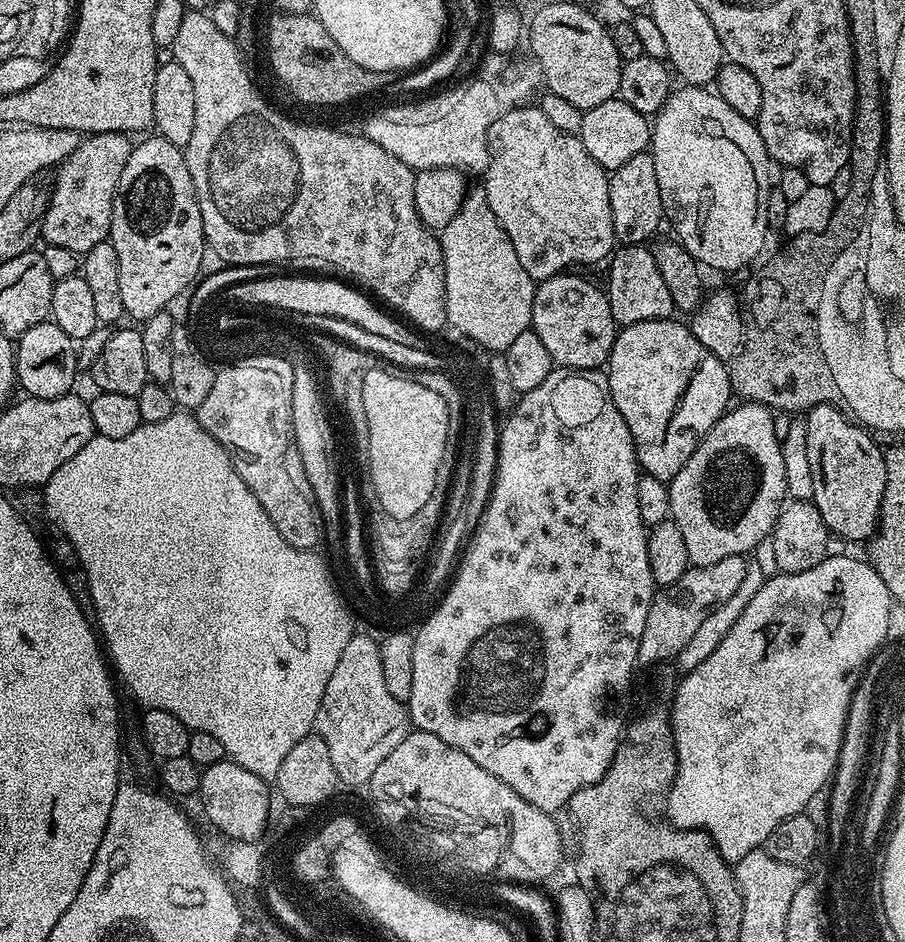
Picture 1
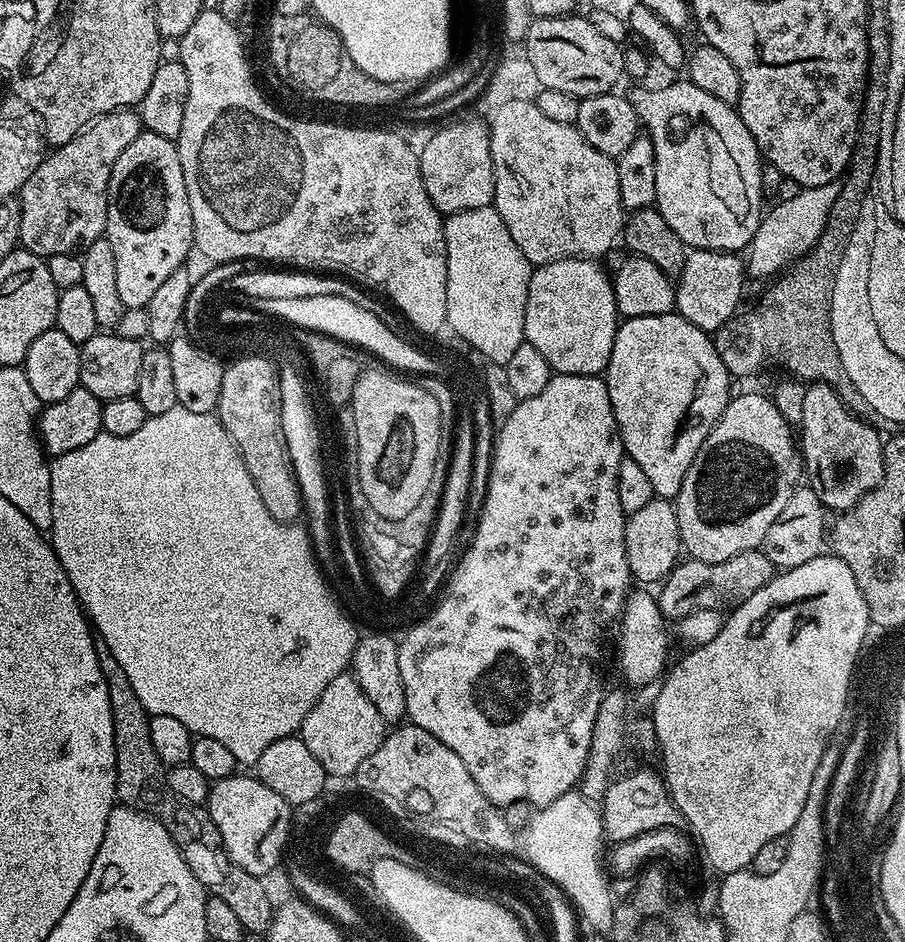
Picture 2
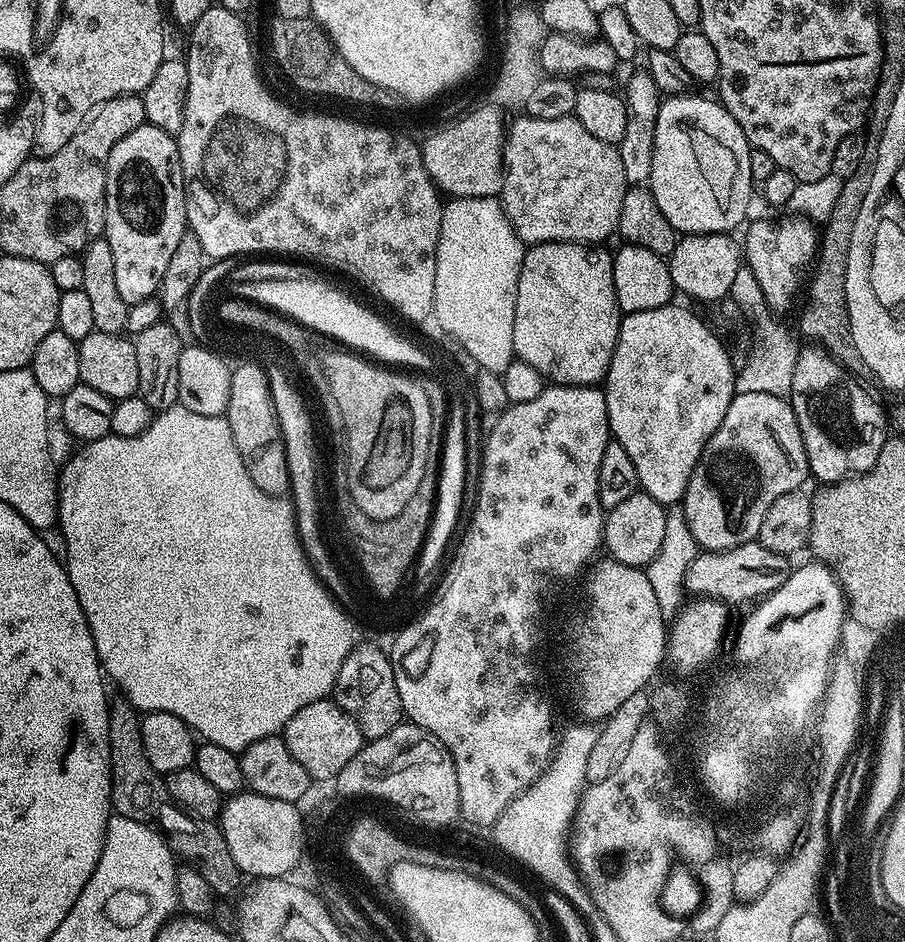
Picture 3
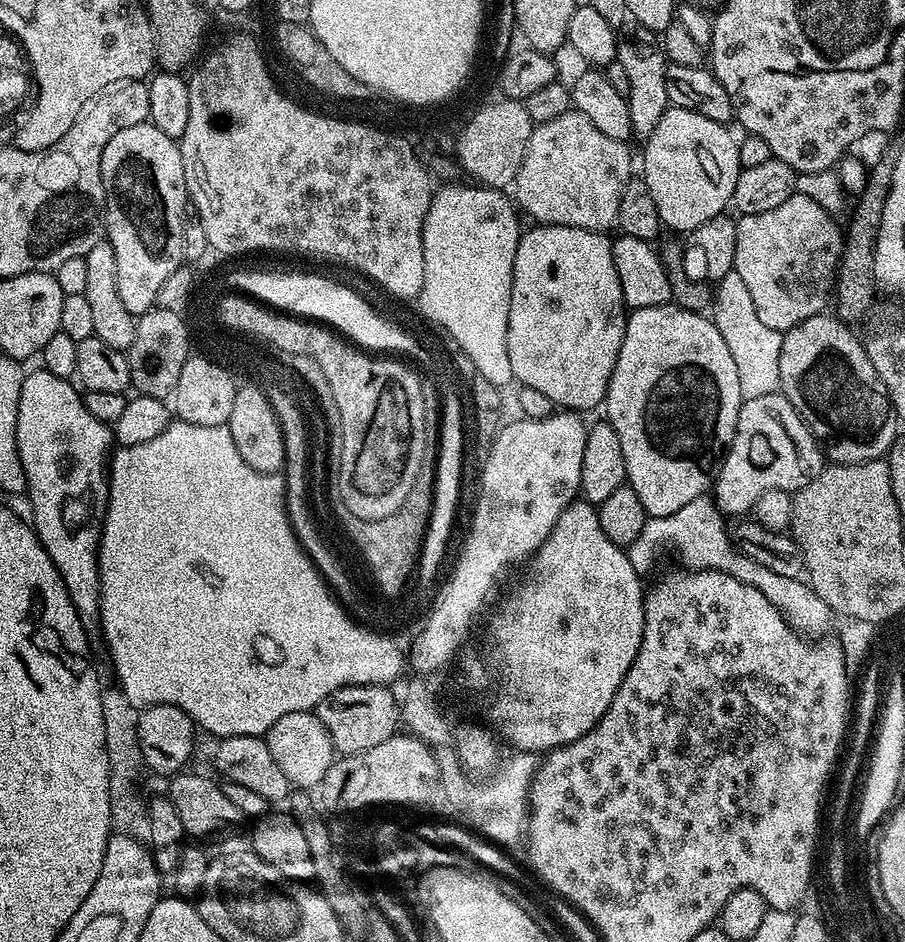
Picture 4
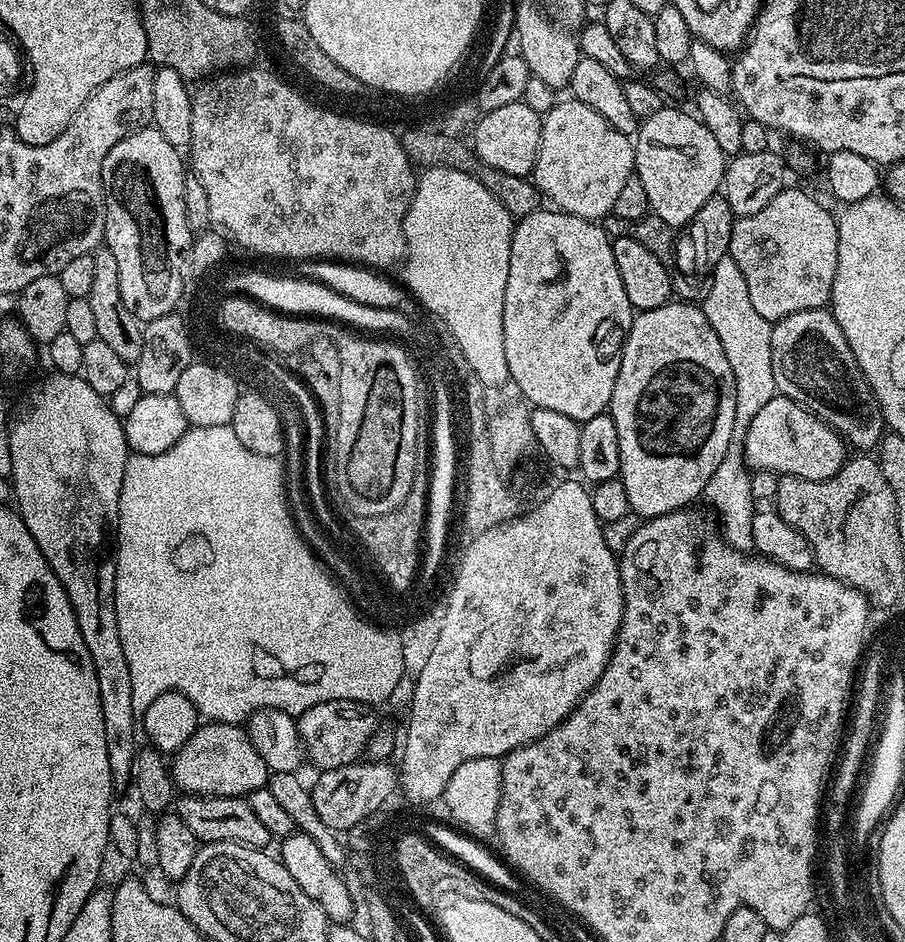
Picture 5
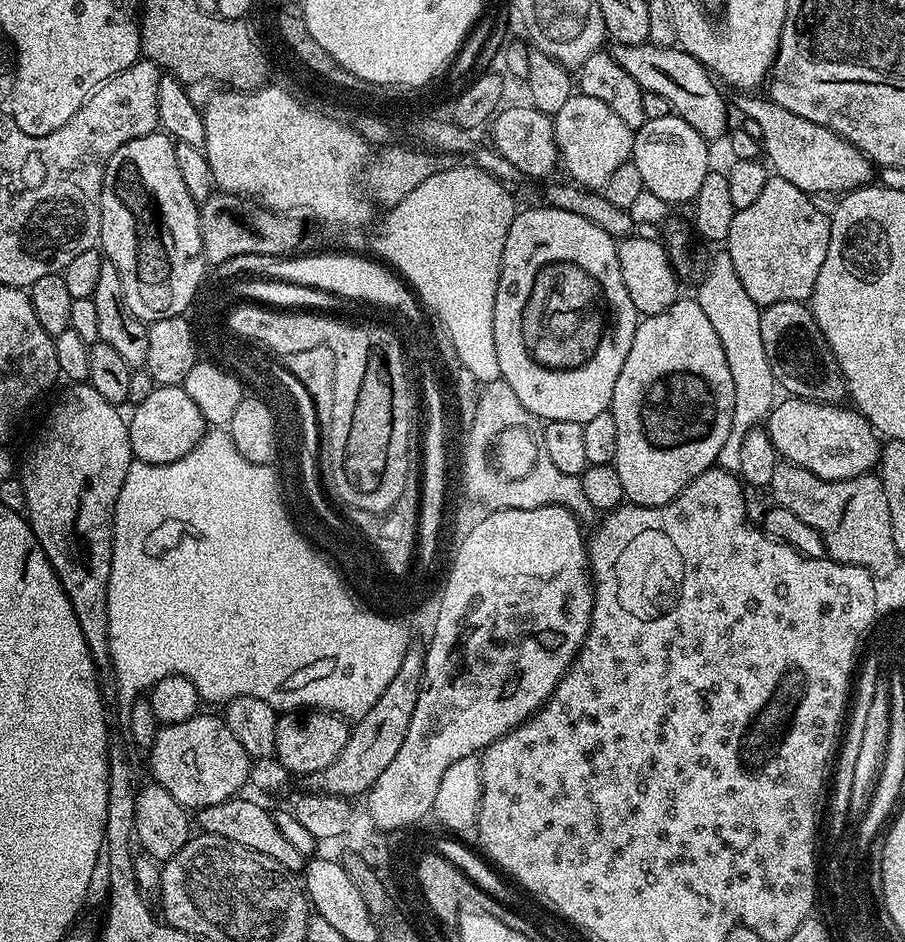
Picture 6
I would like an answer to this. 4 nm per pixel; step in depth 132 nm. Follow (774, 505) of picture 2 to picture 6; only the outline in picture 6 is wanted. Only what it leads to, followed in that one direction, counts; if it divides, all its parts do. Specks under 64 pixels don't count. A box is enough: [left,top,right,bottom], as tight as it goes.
[766,399,882,480]

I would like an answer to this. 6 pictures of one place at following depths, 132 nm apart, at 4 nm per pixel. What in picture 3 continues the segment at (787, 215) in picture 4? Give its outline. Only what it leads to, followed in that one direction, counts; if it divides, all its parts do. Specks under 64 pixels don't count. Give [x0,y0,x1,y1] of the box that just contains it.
[742,215,821,314]

